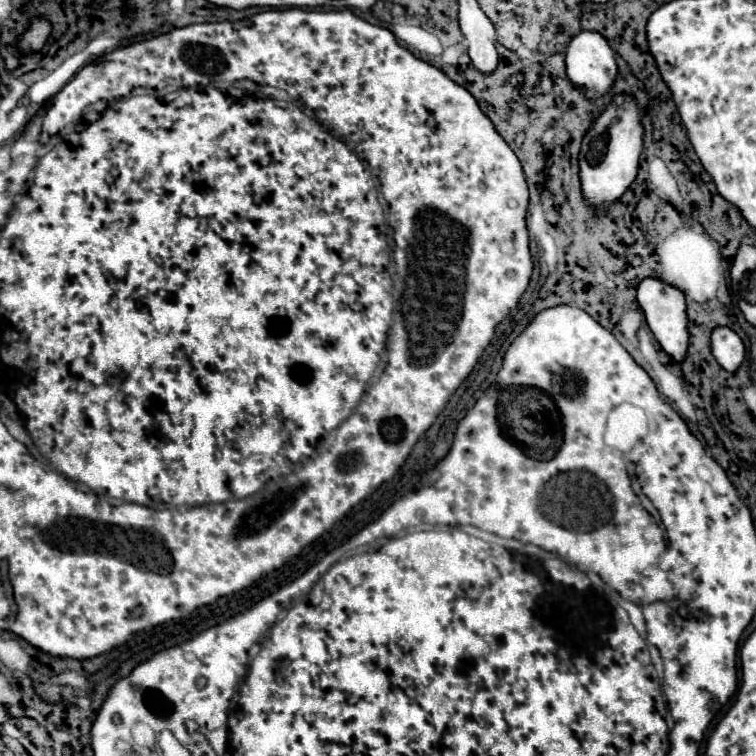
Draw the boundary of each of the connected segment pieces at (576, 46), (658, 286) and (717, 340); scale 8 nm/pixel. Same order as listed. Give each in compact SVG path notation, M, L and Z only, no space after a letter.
M582 31L570 39L566 47L566 73L576 87L600 97L612 87L616 71L614 49L600 33Z
M648 277L638 285L638 303L646 315L648 327L652 329L662 349L676 361L682 361L682 357L686 355L686 347L688 347L688 313L686 313L684 293L678 287L672 287L662 279Z
M718 327L712 331L712 355L728 373L736 373L746 357L746 349L732 329Z

